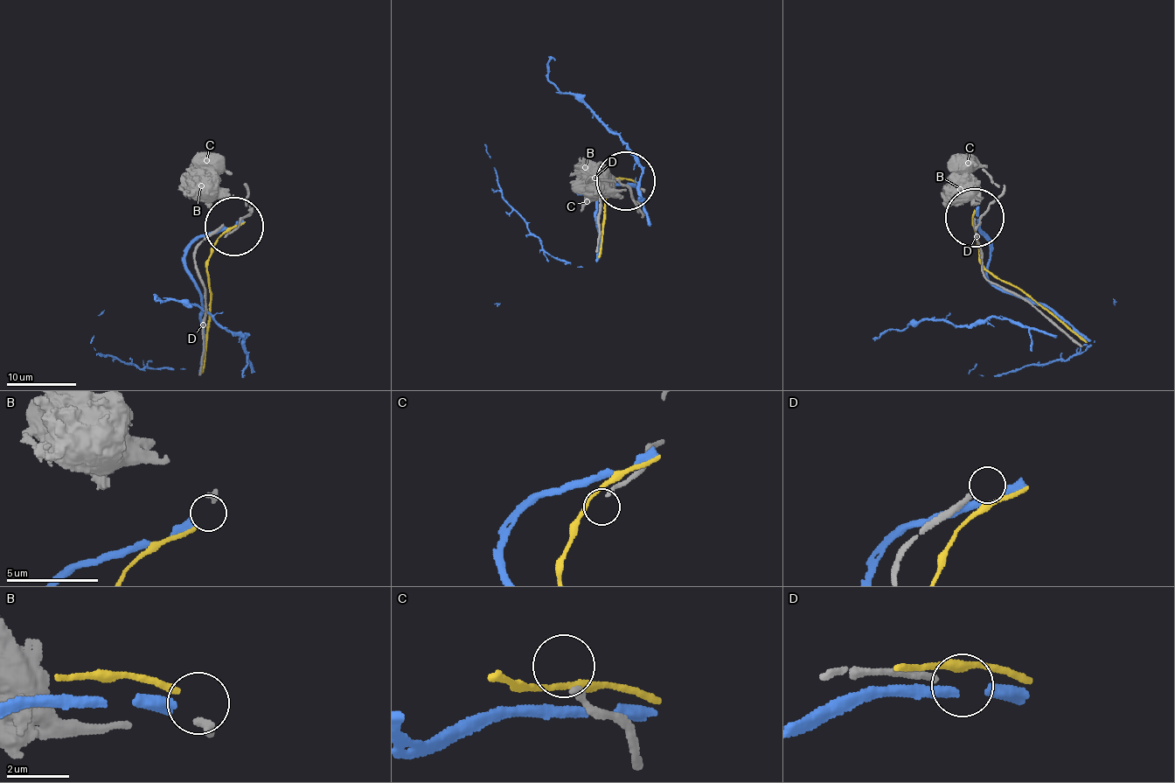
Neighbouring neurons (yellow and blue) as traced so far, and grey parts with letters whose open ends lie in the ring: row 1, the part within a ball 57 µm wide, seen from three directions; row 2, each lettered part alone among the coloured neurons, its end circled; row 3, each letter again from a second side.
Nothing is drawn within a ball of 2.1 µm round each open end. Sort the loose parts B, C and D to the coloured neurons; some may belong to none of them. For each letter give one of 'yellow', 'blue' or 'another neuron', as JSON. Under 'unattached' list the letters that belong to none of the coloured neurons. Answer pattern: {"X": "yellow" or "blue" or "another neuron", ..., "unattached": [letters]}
{"B": "blue", "C": "another neuron", "D": "another neuron", "unattached": ["C", "D"]}

